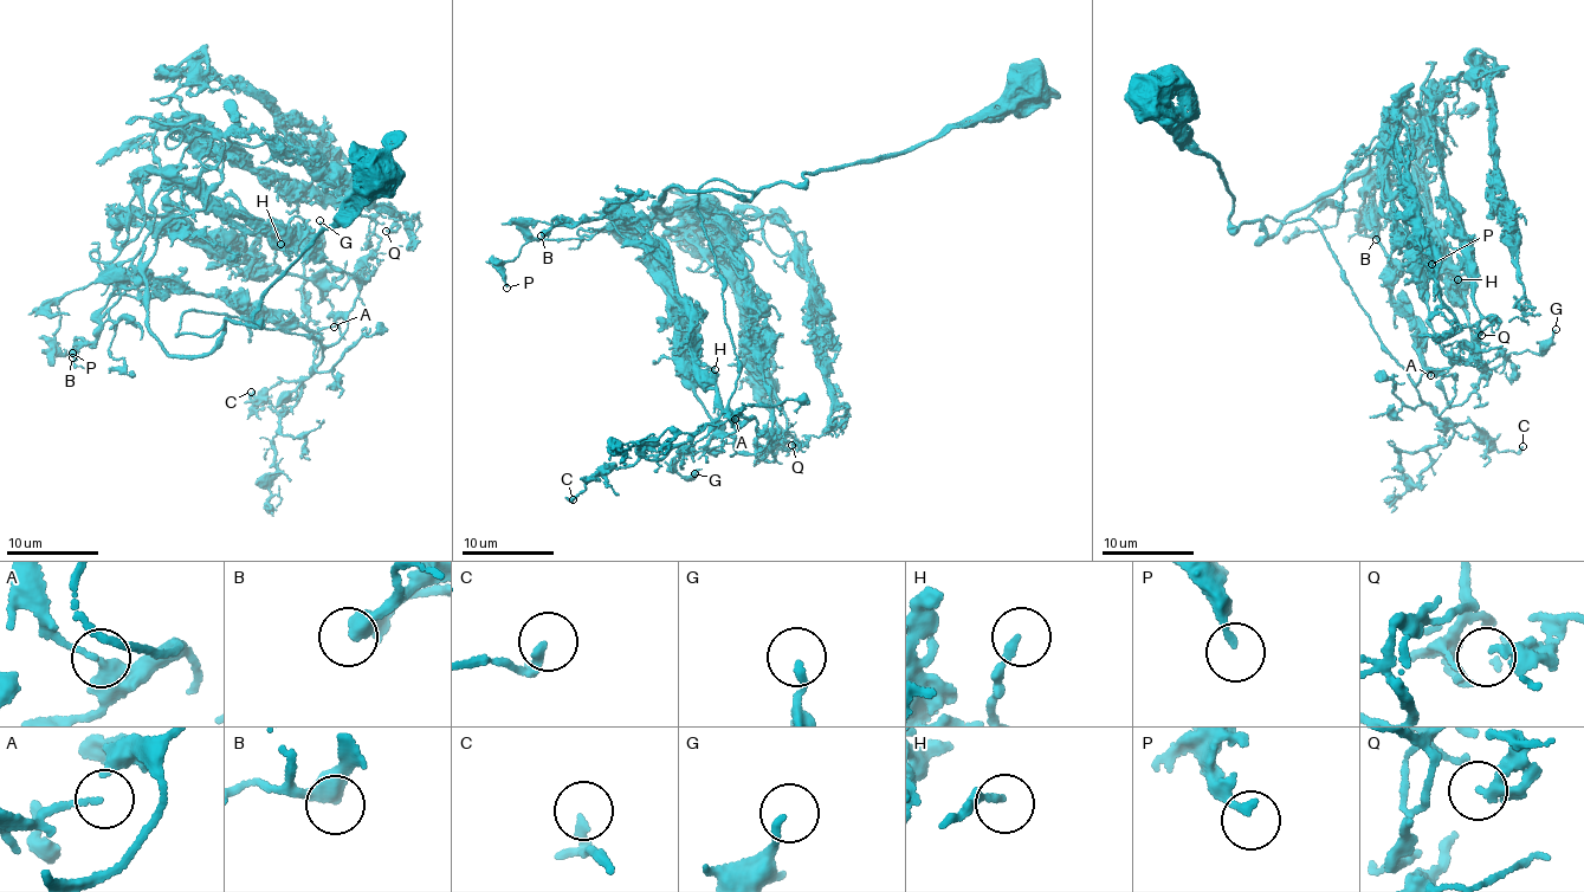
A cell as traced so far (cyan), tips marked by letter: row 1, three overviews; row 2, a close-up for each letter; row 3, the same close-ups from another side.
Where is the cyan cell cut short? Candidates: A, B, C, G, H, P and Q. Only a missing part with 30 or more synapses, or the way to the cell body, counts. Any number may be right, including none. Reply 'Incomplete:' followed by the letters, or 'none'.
Incomplete: none

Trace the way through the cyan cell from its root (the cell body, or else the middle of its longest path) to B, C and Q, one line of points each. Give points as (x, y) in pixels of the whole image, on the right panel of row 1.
B: (1151, 103), (1215, 162), (1230, 226), (1264, 224), (1256, 244), (1374, 167), (1389, 179), (1358, 222), (1376, 239)
C: (1151, 103), (1215, 162), (1230, 226), (1316, 220), (1420, 402), (1498, 450), (1523, 446)
Q: (1151, 103), (1215, 162), (1230, 226), (1264, 224), (1256, 244), (1402, 123), (1443, 302), (1481, 335)

